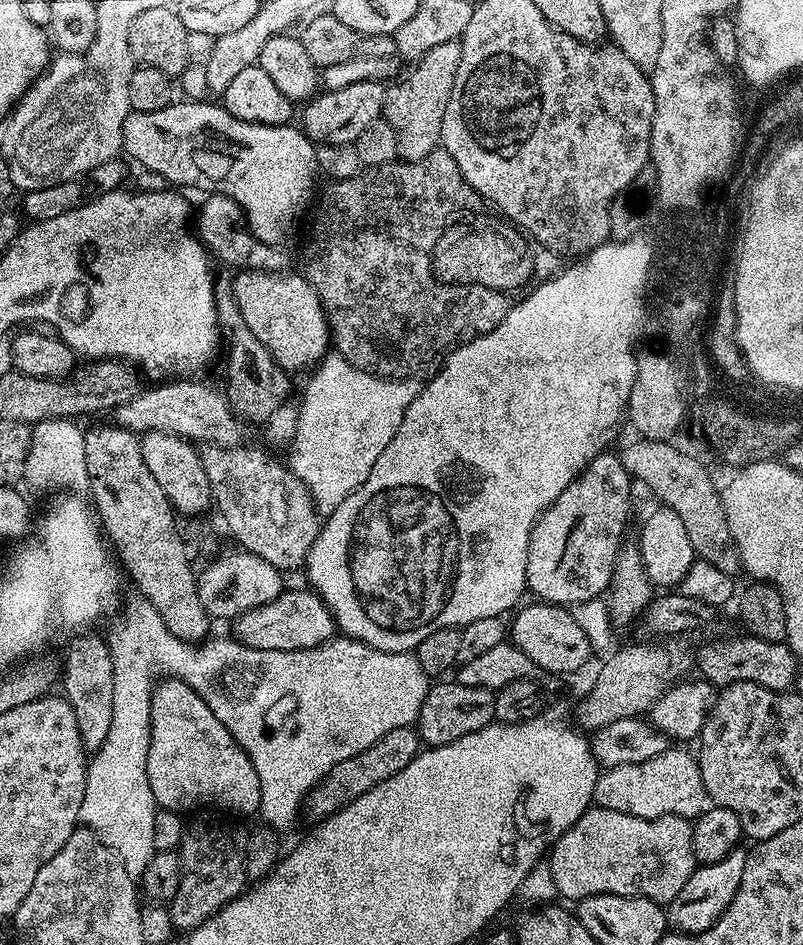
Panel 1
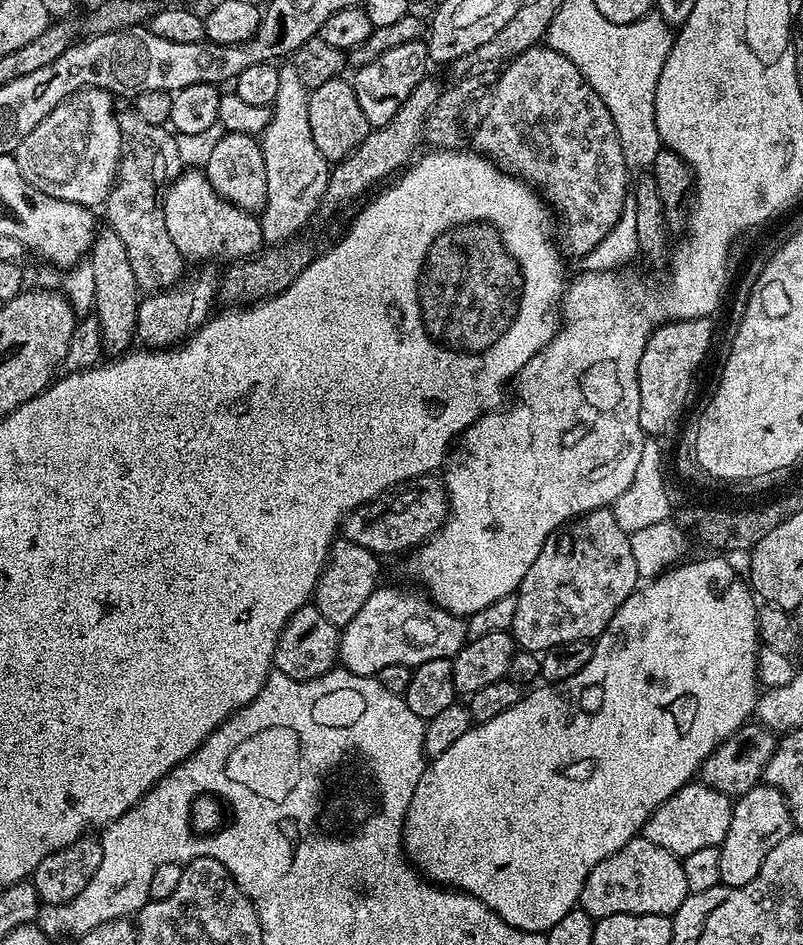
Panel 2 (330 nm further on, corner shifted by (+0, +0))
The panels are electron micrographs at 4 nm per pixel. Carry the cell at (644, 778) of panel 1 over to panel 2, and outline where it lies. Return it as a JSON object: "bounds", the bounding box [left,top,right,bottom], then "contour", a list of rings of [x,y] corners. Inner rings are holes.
{"bounds":[643,782,733,858],"contour":[[[693,782],[682,786],[669,800],[662,802],[658,810],[645,822],[643,836],[654,846],[670,850],[670,854],[681,858],[694,854],[694,850],[719,848],[730,830],[733,801],[723,796],[718,790],[708,788],[705,784]]]}

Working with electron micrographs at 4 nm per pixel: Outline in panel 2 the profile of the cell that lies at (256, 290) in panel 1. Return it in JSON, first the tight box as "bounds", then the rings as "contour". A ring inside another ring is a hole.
{"bounds":[162,171,265,262],"contour":[[[181,171],[179,178],[172,181],[163,193],[162,205],[165,212],[167,233],[170,234],[171,241],[177,246],[185,261],[216,262],[212,260],[228,260],[227,262],[235,262],[243,260],[246,256],[255,256],[265,247],[259,219],[253,213],[242,210],[220,197],[214,190],[214,186],[210,186],[210,182],[204,177],[203,171]]]}

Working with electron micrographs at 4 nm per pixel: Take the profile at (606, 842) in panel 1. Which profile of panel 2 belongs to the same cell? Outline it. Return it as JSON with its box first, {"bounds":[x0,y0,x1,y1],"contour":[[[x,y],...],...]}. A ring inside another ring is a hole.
{"bounds":[579,834,688,918],"contour":[[[641,834],[626,842],[622,850],[610,854],[610,858],[602,858],[602,862],[590,870],[582,886],[579,907],[593,918],[623,912],[672,916],[688,895],[681,857],[662,850],[662,846],[654,846],[654,842]]]}

